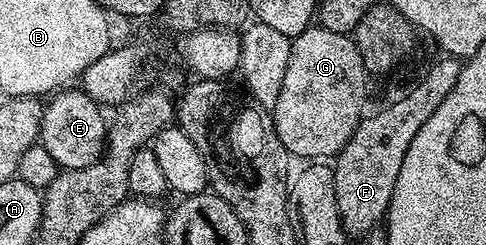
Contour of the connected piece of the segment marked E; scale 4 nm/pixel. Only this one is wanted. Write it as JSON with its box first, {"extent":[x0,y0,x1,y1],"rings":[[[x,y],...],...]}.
{"extent":[40,87,107,170],"rings":[[[70,87],[55,92],[45,104],[40,125],[40,145],[48,149],[48,153],[63,170],[80,169],[92,166],[105,151],[107,145],[107,118],[103,117],[101,106],[82,89]]]}

